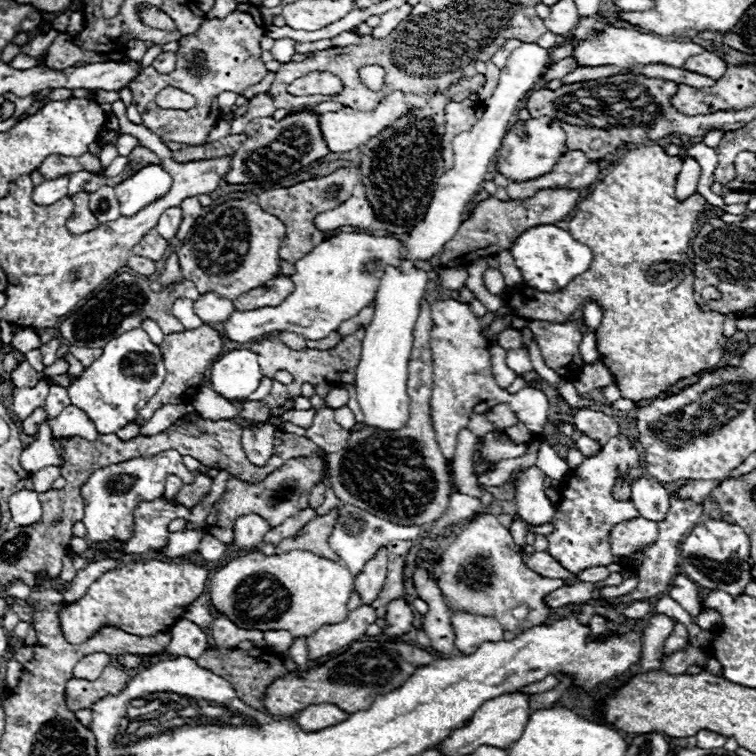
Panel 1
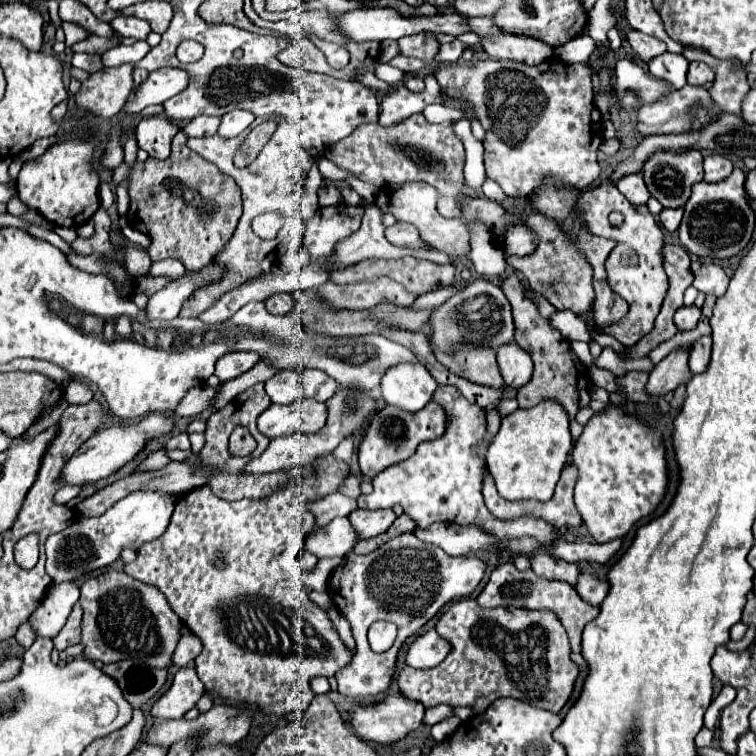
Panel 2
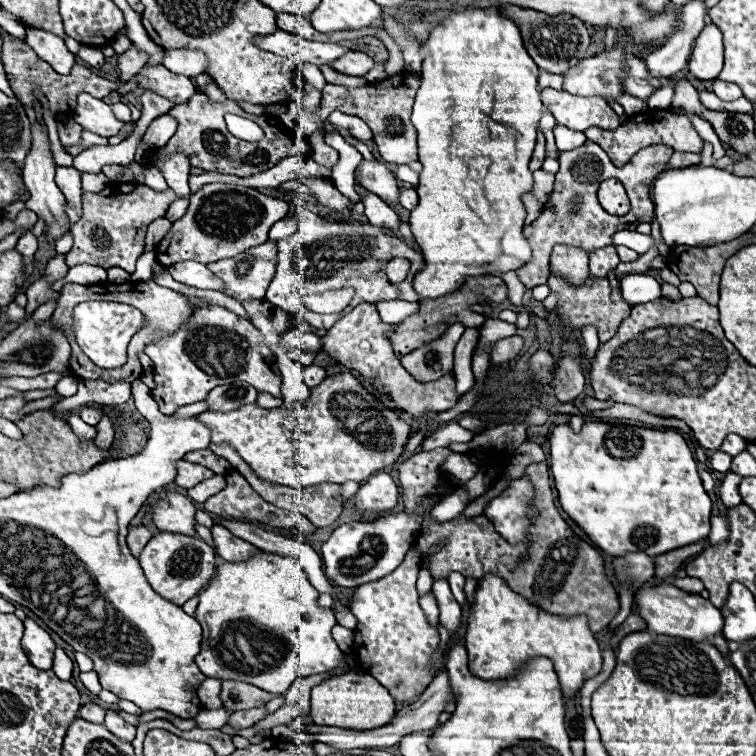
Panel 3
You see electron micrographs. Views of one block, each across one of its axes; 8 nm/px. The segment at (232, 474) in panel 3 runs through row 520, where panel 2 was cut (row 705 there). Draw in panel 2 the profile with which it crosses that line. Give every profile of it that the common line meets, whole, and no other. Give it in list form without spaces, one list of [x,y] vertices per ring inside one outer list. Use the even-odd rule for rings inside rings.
[[[294,478],[290,480],[284,488],[278,488],[278,490],[276,490],[272,496],[268,496],[268,498],[260,498],[260,500],[248,500],[248,498],[244,498],[244,500],[236,500],[236,502],[226,502],[226,500],[214,496],[212,490],[210,490],[210,486],[200,486],[200,488],[192,490],[192,492],[184,494],[184,496],[178,500],[176,510],[174,510],[174,516],[172,516],[170,526],[166,528],[166,532],[164,532],[160,538],[156,538],[156,540],[152,540],[152,542],[144,544],[144,546],[138,550],[136,560],[134,560],[132,564],[126,564],[126,566],[124,566],[124,572],[126,572],[128,576],[132,576],[132,578],[136,578],[136,580],[140,580],[140,582],[144,582],[144,584],[156,586],[156,588],[166,596],[170,608],[180,616],[182,624],[184,624],[194,636],[200,638],[204,650],[196,656],[194,664],[196,664],[196,674],[198,674],[198,678],[202,680],[202,684],[206,686],[206,690],[208,690],[208,692],[214,692],[214,694],[220,694],[220,696],[222,696],[224,700],[228,700],[228,702],[240,702],[240,704],[246,704],[246,706],[258,706],[260,710],[270,712],[270,714],[284,714],[284,712],[294,711],[304,712],[306,708],[310,706],[312,698],[314,698],[314,692],[310,690],[310,680],[312,680],[314,676],[326,676],[326,678],[330,678],[330,676],[334,676],[340,668],[344,668],[344,664],[348,664],[348,650],[344,648],[344,644],[342,644],[340,638],[336,636],[336,632],[334,632],[334,628],[332,628],[332,622],[328,620],[326,612],[308,600],[308,596],[306,596],[304,586],[302,586],[300,580],[288,580],[288,578],[284,580],[284,578],[280,578],[280,574],[278,574],[280,564],[272,564],[272,558],[278,558],[278,556],[288,548],[288,544],[292,544],[292,542],[296,542],[296,540],[304,540],[304,538],[314,530],[314,526],[316,526],[314,514],[310,514],[310,512],[306,510],[302,496],[298,496],[299,488],[300,480]],[[214,560],[222,560],[222,562],[226,562],[226,566],[216,566]]]

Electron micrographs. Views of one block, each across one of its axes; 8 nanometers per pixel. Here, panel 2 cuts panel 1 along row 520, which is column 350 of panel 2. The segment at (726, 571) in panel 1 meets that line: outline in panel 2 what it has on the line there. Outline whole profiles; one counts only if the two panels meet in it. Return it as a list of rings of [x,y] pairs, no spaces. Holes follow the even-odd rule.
[[[396,694],[396,696],[386,696],[382,702],[372,704],[372,706],[352,706],[352,708],[348,708],[348,714],[350,714],[350,726],[360,740],[390,746],[390,744],[406,738],[410,732],[414,732],[422,724],[424,706],[418,704],[416,700]]]

